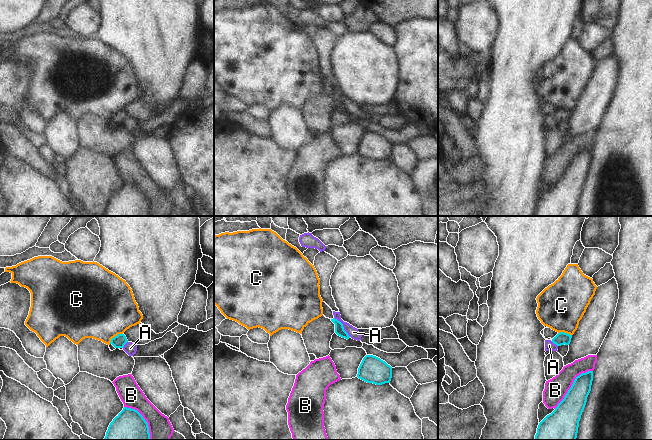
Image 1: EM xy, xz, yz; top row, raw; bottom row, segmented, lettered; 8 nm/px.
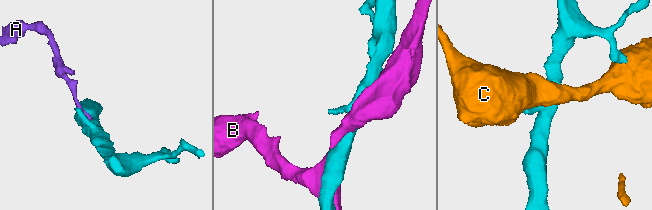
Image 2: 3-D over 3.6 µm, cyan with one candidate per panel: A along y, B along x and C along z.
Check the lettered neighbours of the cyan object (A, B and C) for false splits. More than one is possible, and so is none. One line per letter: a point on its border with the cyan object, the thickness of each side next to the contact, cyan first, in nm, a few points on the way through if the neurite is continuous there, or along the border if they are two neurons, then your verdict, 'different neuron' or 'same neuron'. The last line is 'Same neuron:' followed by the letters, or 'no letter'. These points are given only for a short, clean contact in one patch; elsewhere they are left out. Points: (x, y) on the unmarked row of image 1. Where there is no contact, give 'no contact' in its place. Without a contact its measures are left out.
A: contact xz (342, 102); calibres 80 and 80 nm; border xz (334, 93), (342, 100), (343, 105), (350, 112); different neuron
B: contact yz (572, 161); calibres 220 and 180 nm; different neuron
C: contact xy (115, 112); calibres 100 and 480 nm; different neuron
Same neuron: no letter

